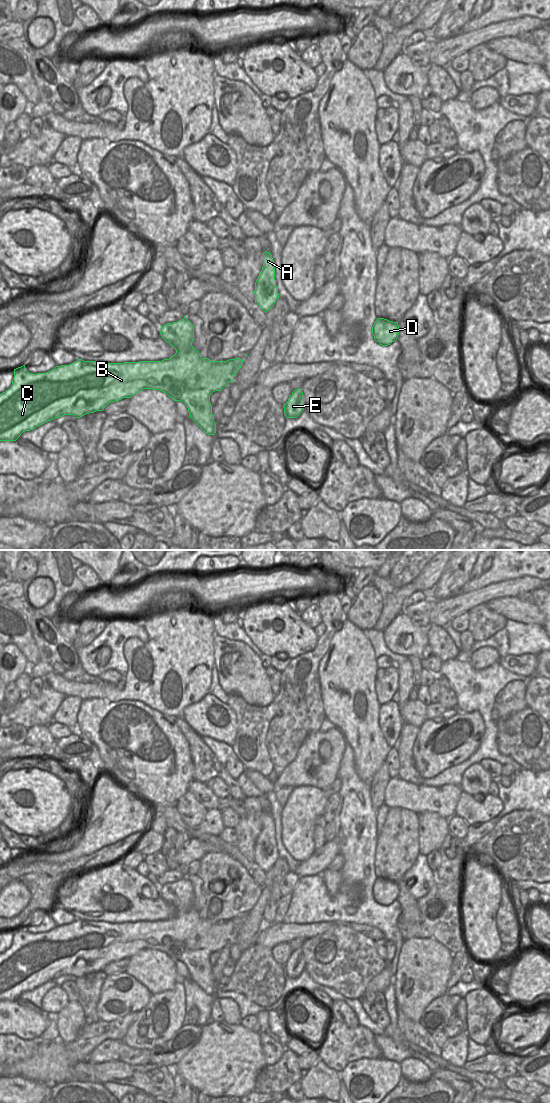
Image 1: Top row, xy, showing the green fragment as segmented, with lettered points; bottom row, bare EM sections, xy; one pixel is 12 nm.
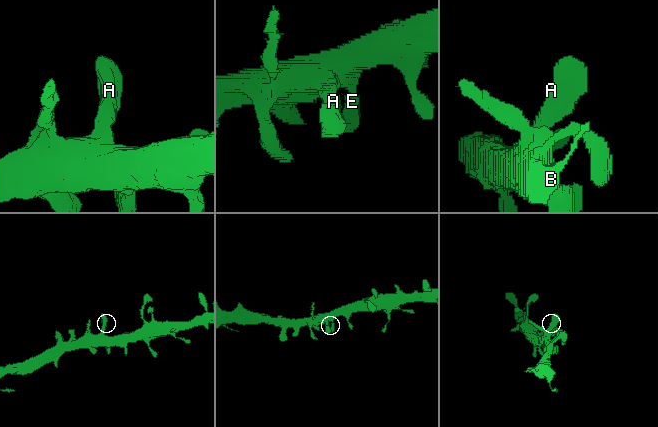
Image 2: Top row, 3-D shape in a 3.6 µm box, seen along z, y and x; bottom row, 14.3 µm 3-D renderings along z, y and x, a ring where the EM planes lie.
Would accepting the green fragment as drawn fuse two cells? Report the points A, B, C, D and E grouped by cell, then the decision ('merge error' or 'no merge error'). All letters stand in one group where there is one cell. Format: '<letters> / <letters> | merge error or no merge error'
A B C D E | no merge error

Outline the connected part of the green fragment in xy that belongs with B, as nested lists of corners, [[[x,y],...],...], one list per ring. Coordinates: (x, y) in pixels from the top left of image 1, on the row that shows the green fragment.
[[[183,319],[167,323],[160,331],[162,338],[173,346],[176,353],[162,361],[108,363],[78,359],[69,365],[56,366],[46,373],[29,373],[25,365],[14,369],[11,387],[0,394],[0,441],[16,441],[25,431],[64,415],[80,418],[103,411],[111,402],[131,398],[143,389],[159,390],[174,401],[183,402],[190,418],[208,435],[216,433],[210,395],[221,391],[241,368],[240,358],[212,361],[202,358],[192,346],[194,327]]]

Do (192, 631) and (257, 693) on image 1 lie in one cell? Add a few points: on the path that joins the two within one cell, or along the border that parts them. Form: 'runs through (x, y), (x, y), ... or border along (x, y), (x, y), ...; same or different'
border along (216, 634), (214, 637), (213, 661); different

